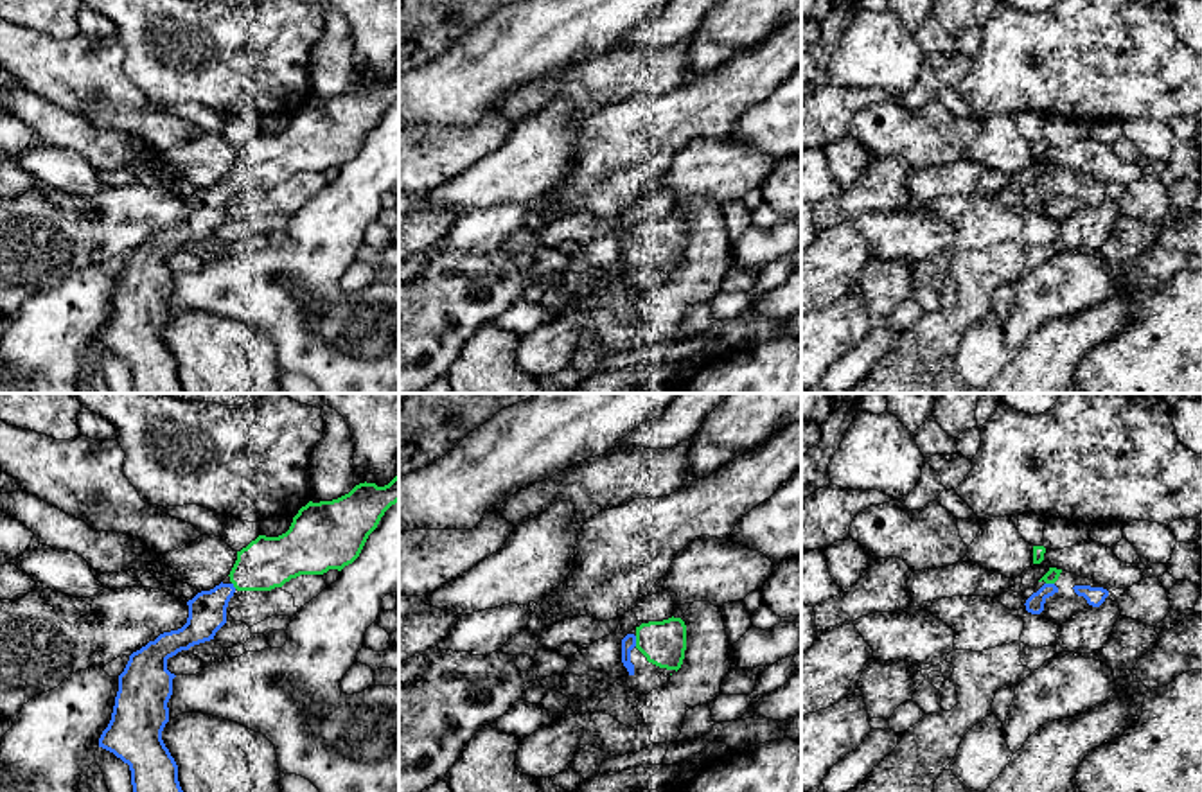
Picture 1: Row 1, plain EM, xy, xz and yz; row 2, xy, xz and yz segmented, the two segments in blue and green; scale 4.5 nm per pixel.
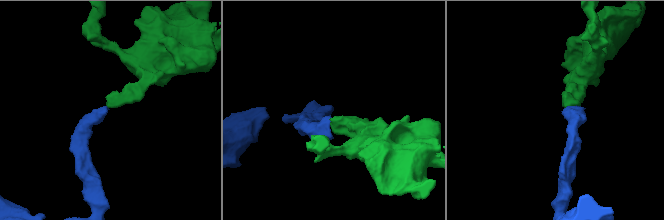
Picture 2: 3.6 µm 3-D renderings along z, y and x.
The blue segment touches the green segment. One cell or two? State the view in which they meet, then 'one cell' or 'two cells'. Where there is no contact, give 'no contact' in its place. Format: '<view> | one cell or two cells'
xz | one cell

